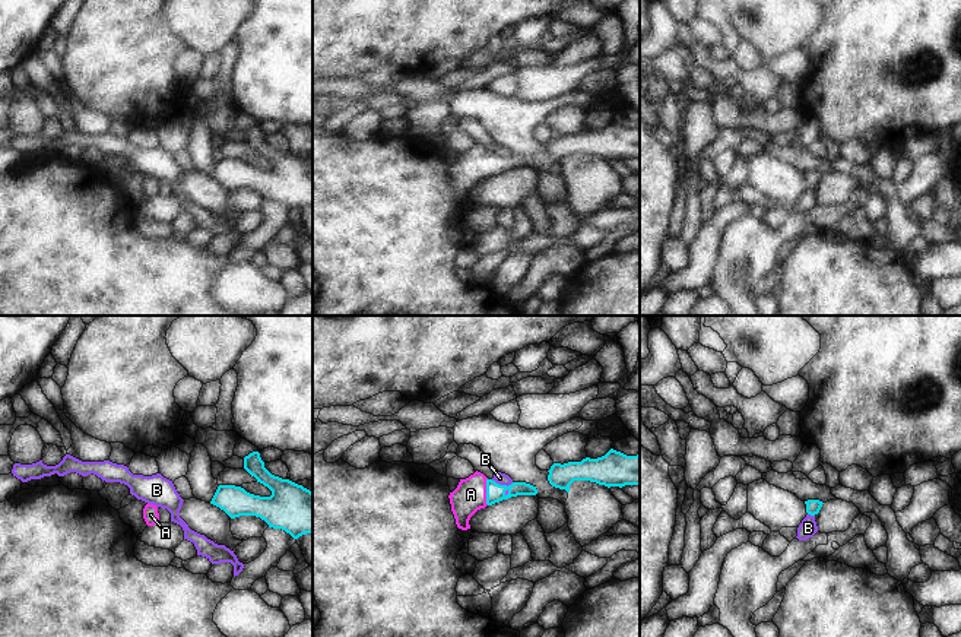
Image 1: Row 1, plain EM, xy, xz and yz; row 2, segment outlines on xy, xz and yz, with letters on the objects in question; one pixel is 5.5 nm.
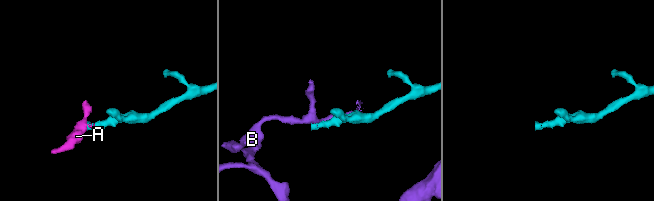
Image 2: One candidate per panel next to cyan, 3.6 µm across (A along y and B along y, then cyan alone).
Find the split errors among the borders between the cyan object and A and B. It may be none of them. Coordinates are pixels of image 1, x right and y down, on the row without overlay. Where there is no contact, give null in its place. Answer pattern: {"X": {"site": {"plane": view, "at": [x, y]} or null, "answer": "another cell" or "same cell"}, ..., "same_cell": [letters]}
{"A": {"site": {"plane": "xz", "at": [487, 164]}, "answer": "same cell"}, "B": {"site": {"plane": "xz", "at": [503, 158]}, "answer": "another cell"}, "same_cell": ["A"]}

